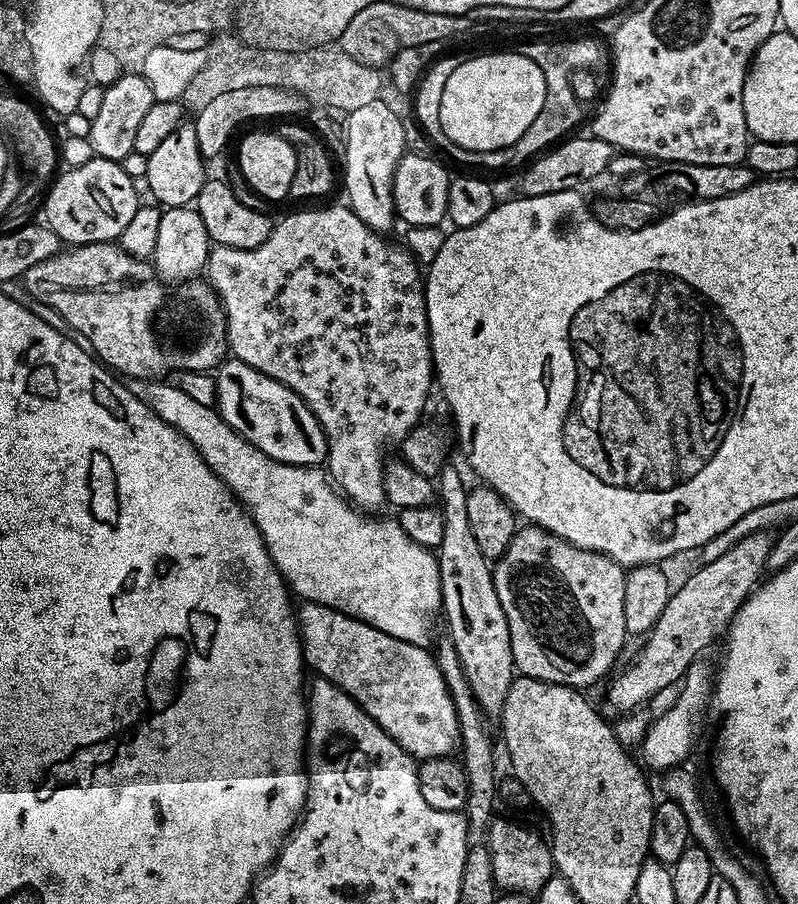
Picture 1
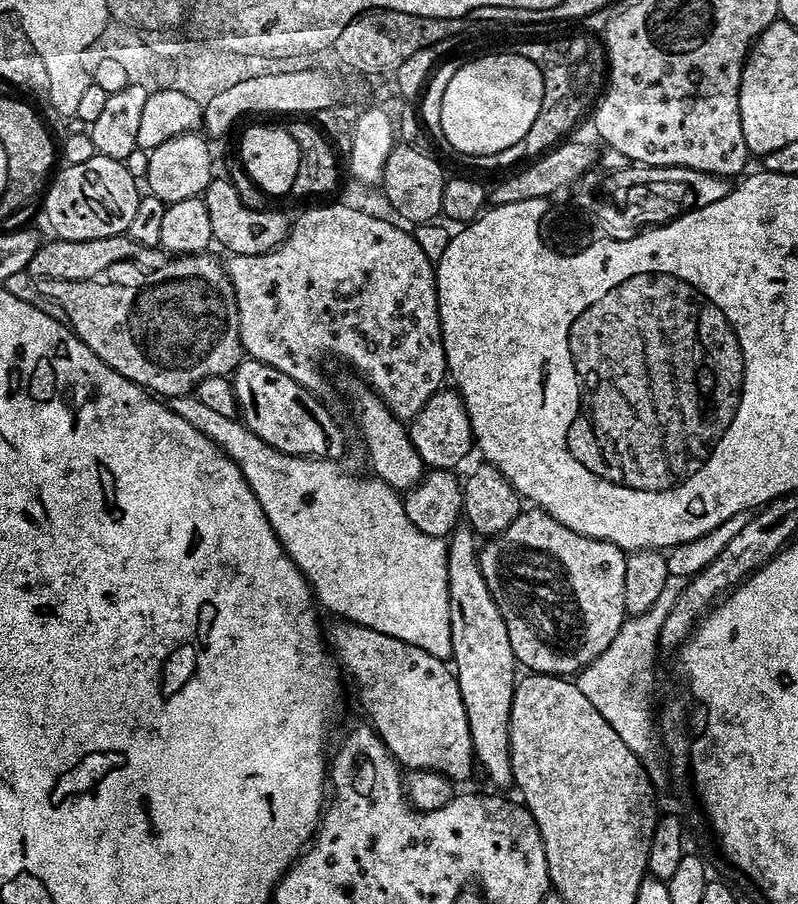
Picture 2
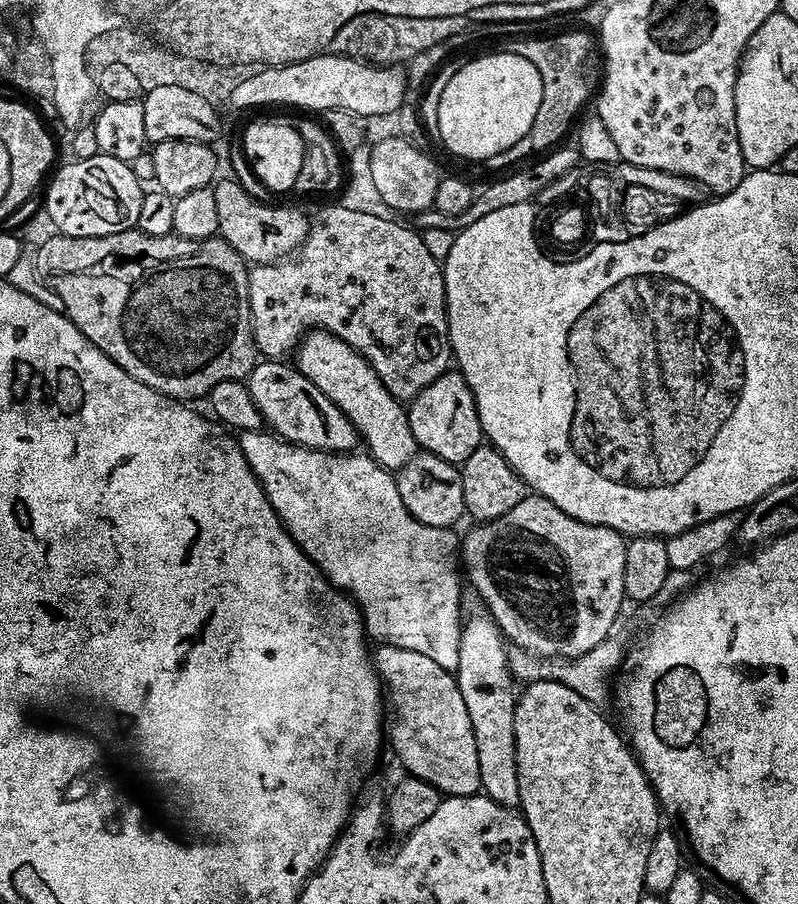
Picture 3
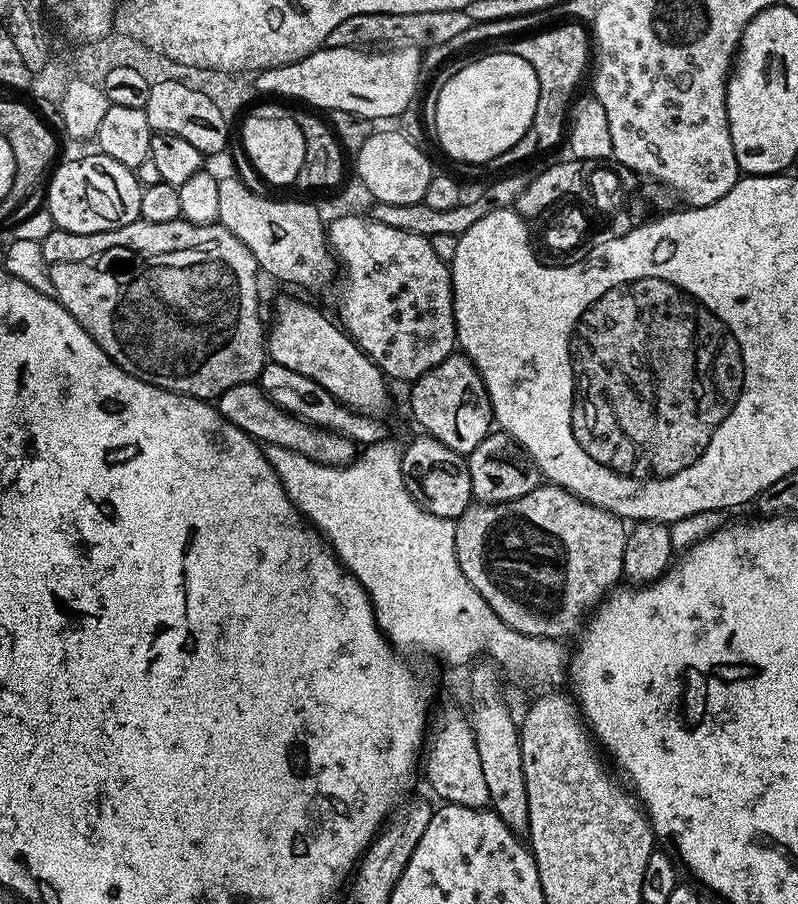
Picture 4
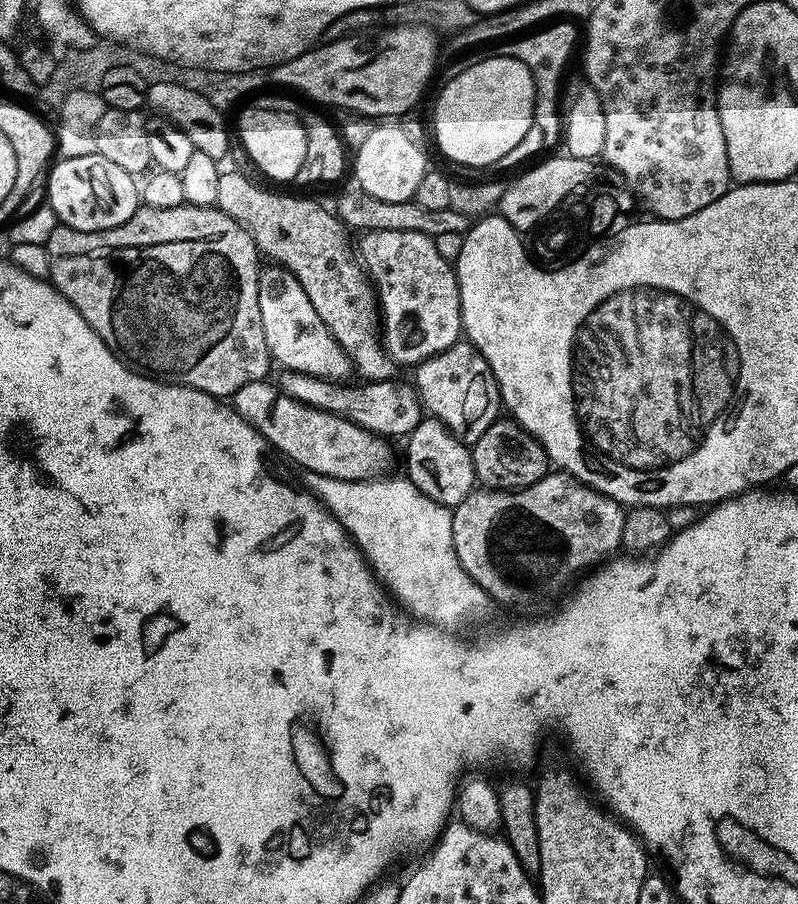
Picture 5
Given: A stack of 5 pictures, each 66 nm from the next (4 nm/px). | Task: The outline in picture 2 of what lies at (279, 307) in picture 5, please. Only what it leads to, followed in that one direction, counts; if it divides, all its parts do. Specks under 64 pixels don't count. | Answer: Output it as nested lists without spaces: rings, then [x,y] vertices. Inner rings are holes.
[[[355,379],[348,384],[348,400],[352,403],[352,416],[356,419],[357,426],[360,427],[360,436],[364,439],[365,446],[368,447],[368,460],[373,468],[371,471],[375,479],[386,482],[401,494],[407,493],[408,489],[413,488],[424,476],[426,466],[418,450],[414,450],[405,421],[399,420],[388,409],[384,399],[372,391],[363,379]]]

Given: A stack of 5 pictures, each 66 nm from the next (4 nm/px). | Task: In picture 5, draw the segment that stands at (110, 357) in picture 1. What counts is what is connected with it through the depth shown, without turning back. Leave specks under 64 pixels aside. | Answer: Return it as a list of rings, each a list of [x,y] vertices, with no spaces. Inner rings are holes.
[[[215,206],[199,208],[198,214],[214,214],[212,236],[168,240],[154,247],[111,247],[102,242],[93,253],[74,252],[70,258],[50,256],[47,279],[125,364],[170,384],[190,386],[217,398],[232,398],[246,383],[264,380],[268,364],[273,363],[259,310],[262,257],[254,238],[234,218]]]

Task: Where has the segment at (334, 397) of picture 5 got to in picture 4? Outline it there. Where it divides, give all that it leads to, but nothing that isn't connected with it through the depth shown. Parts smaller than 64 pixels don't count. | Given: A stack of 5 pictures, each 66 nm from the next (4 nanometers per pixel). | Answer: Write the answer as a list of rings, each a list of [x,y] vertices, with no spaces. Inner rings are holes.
[[[273,362],[265,363],[258,381],[261,391],[269,397],[284,412],[305,420],[316,428],[325,428],[331,432],[342,434],[346,438],[356,441],[357,445],[367,446],[385,439],[384,420],[374,416],[364,416],[353,408],[347,408],[341,400],[334,398],[318,382],[310,382],[303,374],[294,374],[294,370],[286,370],[286,366]]]

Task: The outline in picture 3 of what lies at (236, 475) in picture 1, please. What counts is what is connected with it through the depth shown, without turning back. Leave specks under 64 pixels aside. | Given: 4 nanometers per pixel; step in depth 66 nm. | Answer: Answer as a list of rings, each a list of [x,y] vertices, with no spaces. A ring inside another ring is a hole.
[[[261,429],[241,431],[238,439],[246,462],[264,488],[268,501],[274,506],[276,513],[280,515],[280,521],[283,522],[285,530],[296,539],[297,546],[320,567],[321,574],[328,579],[328,582],[355,600],[357,608],[360,609],[360,616],[364,619],[365,633],[373,641],[376,639],[377,645],[402,646],[402,650],[414,650],[418,654],[426,654],[426,658],[438,662],[438,666],[442,666],[442,670],[455,674],[458,670],[458,648],[462,627],[462,595],[460,596],[462,572],[458,567],[458,536],[455,536],[455,531],[452,528],[426,526],[422,522],[418,522],[418,518],[414,518],[410,514],[410,510],[406,510],[406,506],[402,506],[402,494],[398,494],[395,475],[389,469],[382,467],[373,456],[319,452],[316,448],[303,448],[300,444],[290,444],[286,440],[281,440],[271,431]]]

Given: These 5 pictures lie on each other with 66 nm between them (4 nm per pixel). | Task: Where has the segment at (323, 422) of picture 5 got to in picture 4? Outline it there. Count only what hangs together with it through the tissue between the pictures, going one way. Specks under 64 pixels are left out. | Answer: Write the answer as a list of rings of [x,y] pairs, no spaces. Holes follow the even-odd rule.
[[[250,382],[232,386],[217,397],[216,405],[227,423],[238,426],[239,429],[242,429],[244,433],[259,443],[282,446],[286,450],[306,454],[306,458],[310,458],[314,462],[329,464],[330,466],[351,464],[358,455],[356,441],[325,428],[316,428],[312,424],[307,424],[305,420],[299,420],[297,416],[289,415],[288,412],[284,412],[273,403],[261,391],[257,383]]]

